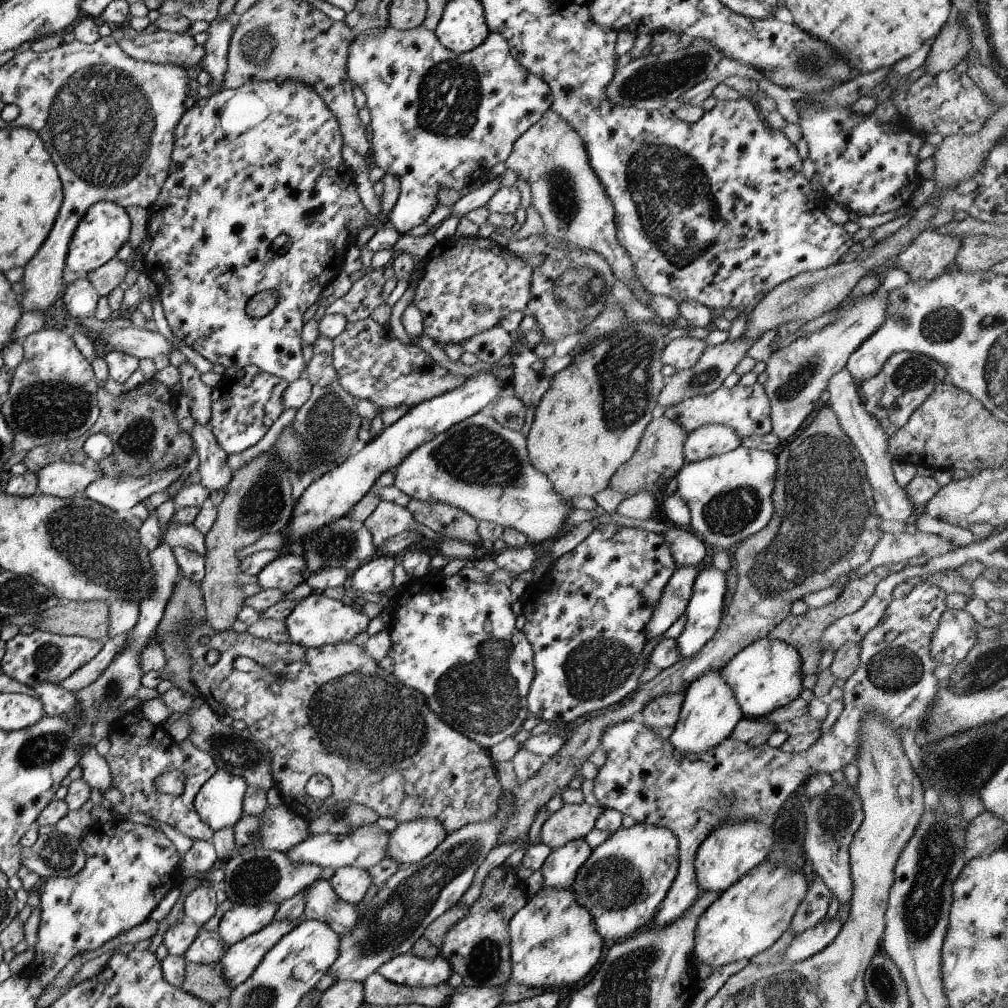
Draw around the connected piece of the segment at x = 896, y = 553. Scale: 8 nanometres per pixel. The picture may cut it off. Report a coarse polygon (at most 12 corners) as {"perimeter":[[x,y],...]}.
{"perimeter":[[884,533],[869,562],[891,566],[912,556],[947,554],[954,546],[939,535]]}

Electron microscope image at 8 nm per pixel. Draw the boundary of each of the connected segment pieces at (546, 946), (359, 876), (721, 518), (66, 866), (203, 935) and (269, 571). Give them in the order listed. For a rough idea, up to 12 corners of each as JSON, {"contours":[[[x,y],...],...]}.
{"contours":[[[574,892],[509,919],[509,983],[559,990],[603,948]],[[336,868],[328,883],[357,904],[372,882],[366,869]],[[772,451],[685,463],[691,530],[723,551],[772,515]],[[53,829],[21,848],[20,864],[41,879],[83,868],[80,841]],[[199,927],[184,952],[187,962],[219,962],[229,947],[217,931]],[[301,554],[275,557],[256,574],[261,589],[286,594],[304,582]]]}

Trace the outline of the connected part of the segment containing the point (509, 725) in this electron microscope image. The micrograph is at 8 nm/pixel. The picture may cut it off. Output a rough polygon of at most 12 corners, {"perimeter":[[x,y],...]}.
{"perimeter":[[504,583],[397,588],[397,682],[484,749],[529,717]]}

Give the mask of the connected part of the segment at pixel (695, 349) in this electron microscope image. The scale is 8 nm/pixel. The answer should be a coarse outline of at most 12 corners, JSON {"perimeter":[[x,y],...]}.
{"perimeter":[[687,335],[669,341],[663,365],[691,368],[707,344]]}

